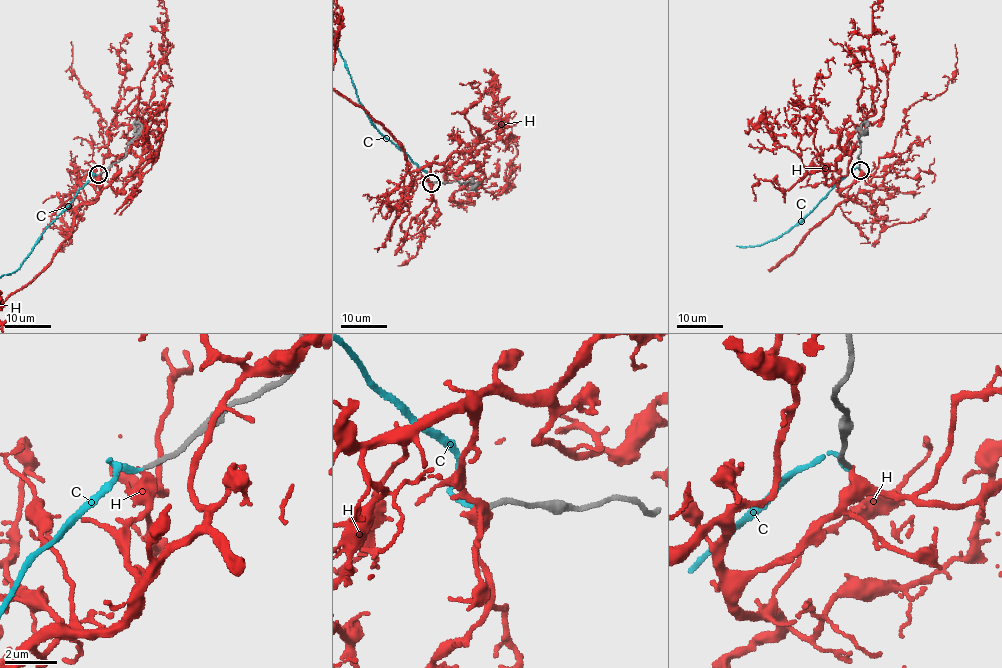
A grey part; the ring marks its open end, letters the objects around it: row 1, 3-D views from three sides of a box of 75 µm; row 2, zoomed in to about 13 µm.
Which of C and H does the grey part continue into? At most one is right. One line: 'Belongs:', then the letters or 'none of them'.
Belongs: C

